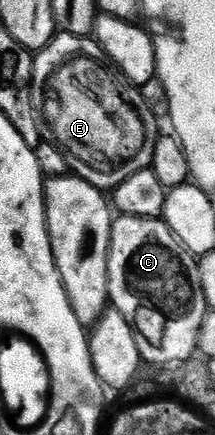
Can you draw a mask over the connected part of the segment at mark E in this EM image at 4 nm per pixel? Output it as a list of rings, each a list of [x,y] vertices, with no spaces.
[[[60,33],[53,37],[52,42],[45,49],[39,50],[35,54],[32,63],[32,106],[40,124],[41,138],[48,141],[54,147],[58,147],[58,151],[62,151],[62,159],[66,159],[69,170],[86,183],[90,183],[94,188],[101,191],[111,191],[115,189],[118,183],[122,183],[122,179],[130,179],[130,175],[134,175],[134,171],[142,171],[151,166],[158,136],[158,126],[154,115],[146,107],[143,92],[120,76],[119,72],[109,64],[109,59],[102,51],[100,44],[91,36],[79,37],[69,33]]]

